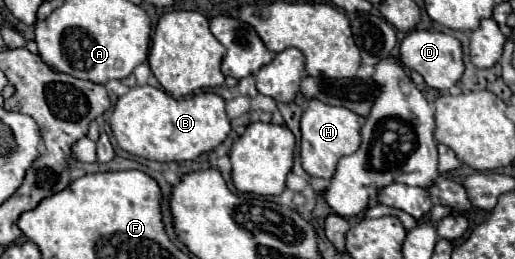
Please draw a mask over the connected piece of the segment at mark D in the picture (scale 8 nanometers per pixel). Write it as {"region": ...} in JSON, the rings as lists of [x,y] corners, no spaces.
{"region":[[[413,30],[409,32],[401,46],[399,46],[399,60],[405,68],[415,70],[423,76],[425,84],[437,90],[447,90],[453,84],[457,84],[457,80],[463,74],[463,50],[459,40],[455,40],[449,34],[443,32],[429,32],[429,30]]]}

